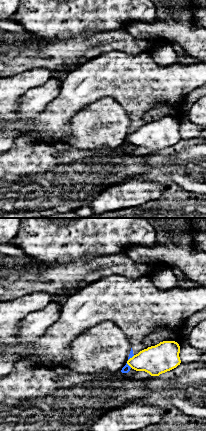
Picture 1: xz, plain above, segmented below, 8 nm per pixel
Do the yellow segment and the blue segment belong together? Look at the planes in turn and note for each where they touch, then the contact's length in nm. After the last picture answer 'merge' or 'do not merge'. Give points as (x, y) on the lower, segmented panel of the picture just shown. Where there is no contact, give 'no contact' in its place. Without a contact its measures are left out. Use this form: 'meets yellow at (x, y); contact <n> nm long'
meets yellow at (129, 365); contact 60 nm long

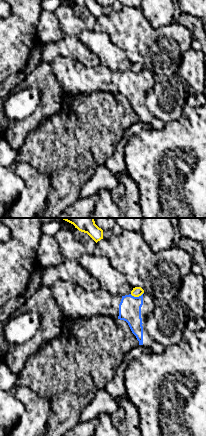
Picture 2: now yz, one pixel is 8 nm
meets yellow at (136, 296); contact 110 nm long

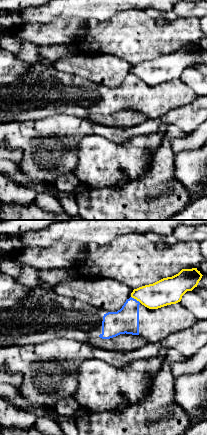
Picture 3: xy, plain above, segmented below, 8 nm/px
meets yellow at (136, 299); contact 90 nm long

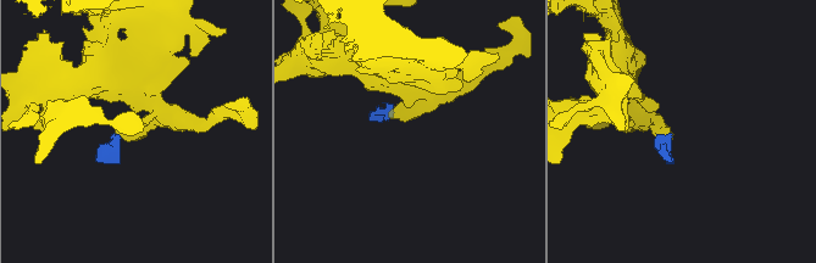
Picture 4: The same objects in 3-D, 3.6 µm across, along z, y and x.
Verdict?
do not merge

